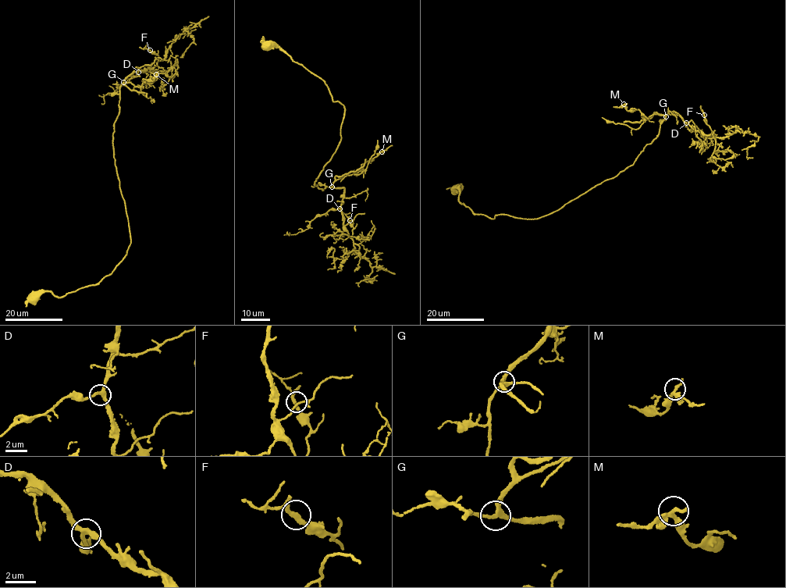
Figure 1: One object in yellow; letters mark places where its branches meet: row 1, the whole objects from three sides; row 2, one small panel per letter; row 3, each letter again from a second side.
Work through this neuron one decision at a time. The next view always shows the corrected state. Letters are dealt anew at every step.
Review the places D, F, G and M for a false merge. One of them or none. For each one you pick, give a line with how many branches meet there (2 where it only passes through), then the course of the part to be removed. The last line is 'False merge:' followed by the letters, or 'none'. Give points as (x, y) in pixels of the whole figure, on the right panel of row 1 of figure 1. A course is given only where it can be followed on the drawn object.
False merge: none

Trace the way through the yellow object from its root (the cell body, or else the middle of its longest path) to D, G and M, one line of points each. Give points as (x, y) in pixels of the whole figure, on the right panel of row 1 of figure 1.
D: (457, 189), (460, 202), (475, 214), (537, 219), (631, 165), (656, 137), (667, 112), (676, 112), (686, 122)
G: (457, 189), (460, 202), (475, 214), (537, 219), (631, 165), (656, 137), (665, 116)
M: (457, 189), (475, 214), (531, 219), (552, 213), (624, 171), (656, 137), (666, 116), (645, 119), (624, 104)

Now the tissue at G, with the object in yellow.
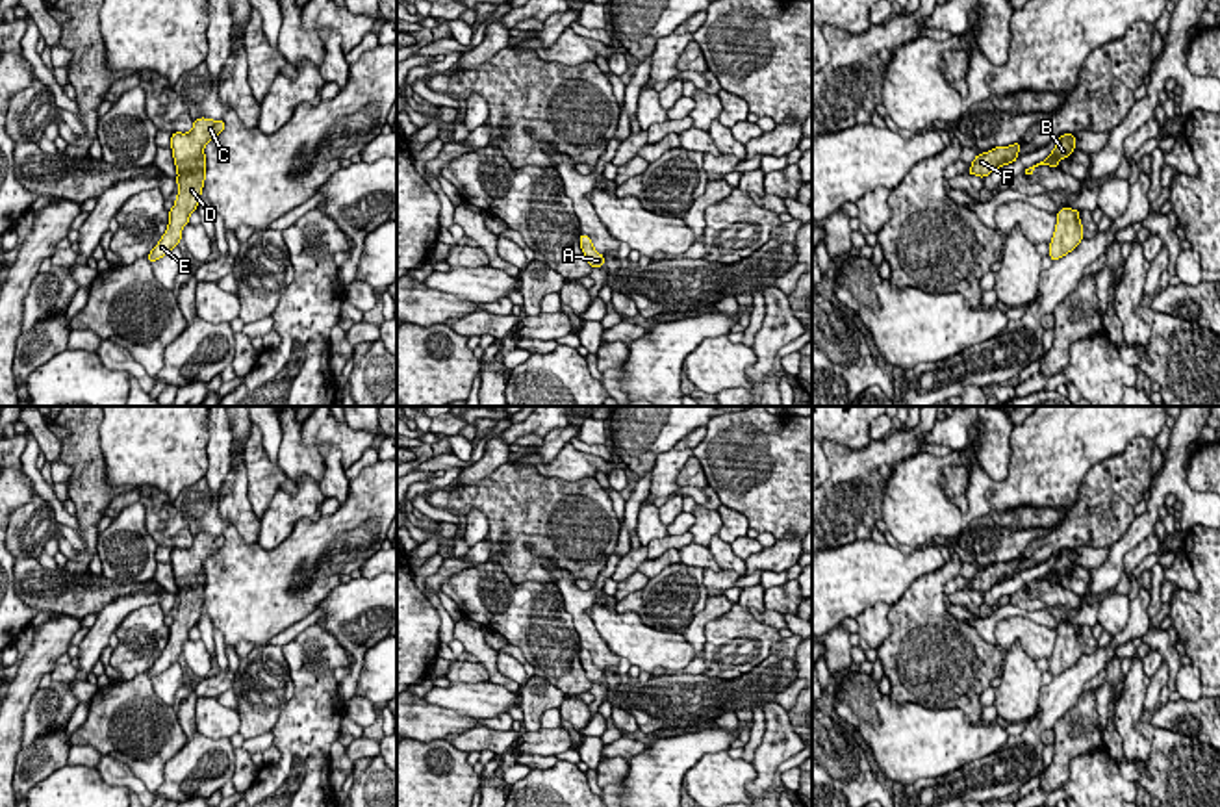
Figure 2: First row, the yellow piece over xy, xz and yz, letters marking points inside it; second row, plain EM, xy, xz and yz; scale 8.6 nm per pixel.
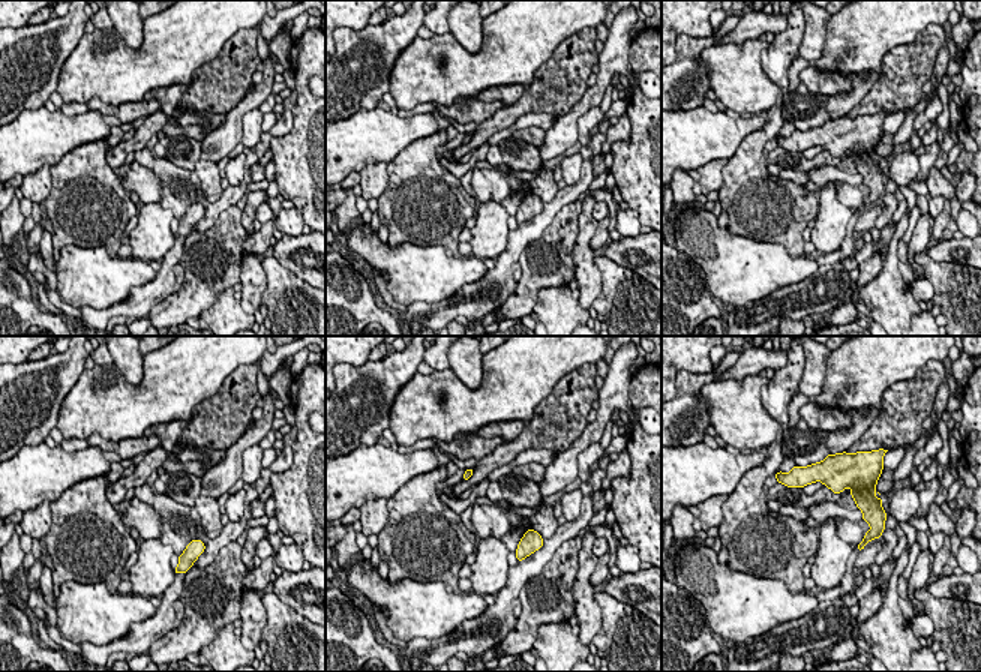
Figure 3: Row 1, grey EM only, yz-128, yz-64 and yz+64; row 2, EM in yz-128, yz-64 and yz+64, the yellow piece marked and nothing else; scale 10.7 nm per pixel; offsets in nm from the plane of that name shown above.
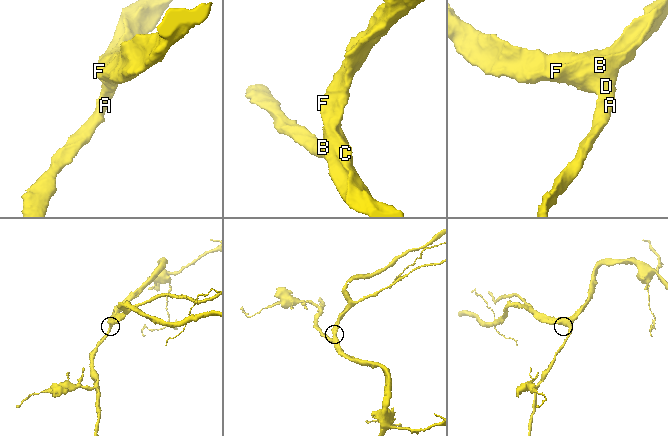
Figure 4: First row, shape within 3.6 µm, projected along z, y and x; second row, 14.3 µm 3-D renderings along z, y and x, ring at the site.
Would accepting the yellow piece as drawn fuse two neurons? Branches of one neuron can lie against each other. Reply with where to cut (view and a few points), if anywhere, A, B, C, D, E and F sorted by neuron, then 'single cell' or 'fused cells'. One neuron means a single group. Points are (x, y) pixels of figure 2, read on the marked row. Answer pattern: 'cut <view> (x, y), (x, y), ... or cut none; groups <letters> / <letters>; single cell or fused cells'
cut none; groups A B C D E F; single cell

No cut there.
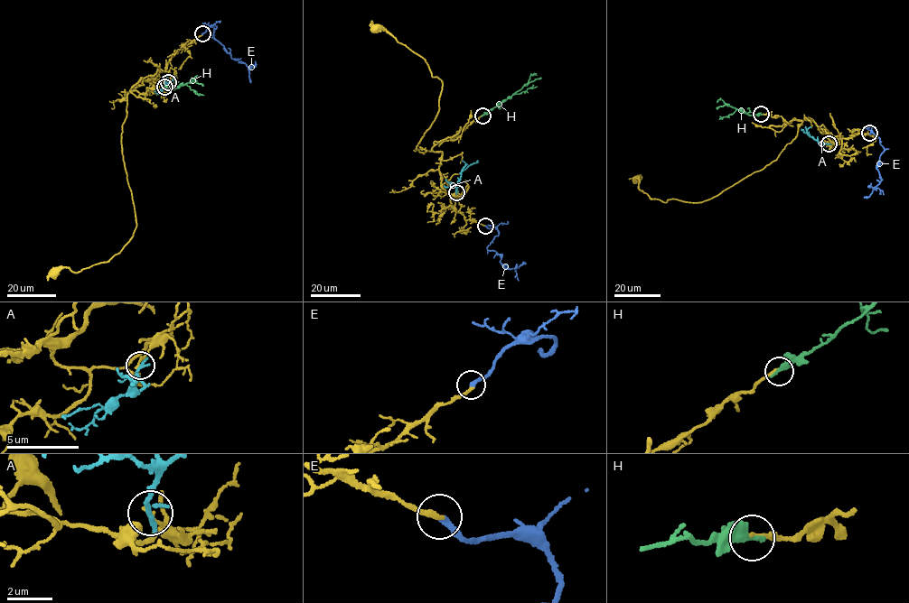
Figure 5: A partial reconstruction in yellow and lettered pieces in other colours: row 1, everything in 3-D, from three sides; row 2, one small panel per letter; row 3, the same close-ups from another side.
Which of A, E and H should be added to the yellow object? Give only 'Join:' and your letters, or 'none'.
Join: E

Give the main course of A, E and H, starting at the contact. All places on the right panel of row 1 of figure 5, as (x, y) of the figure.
A: (829, 143), (819, 143), (801, 130)
E: (869, 133), (872, 131), (879, 138), (884, 149), (876, 168), (881, 180), (871, 193), (864, 198)
H: (761, 114), (749, 115), (726, 105), (716, 109)

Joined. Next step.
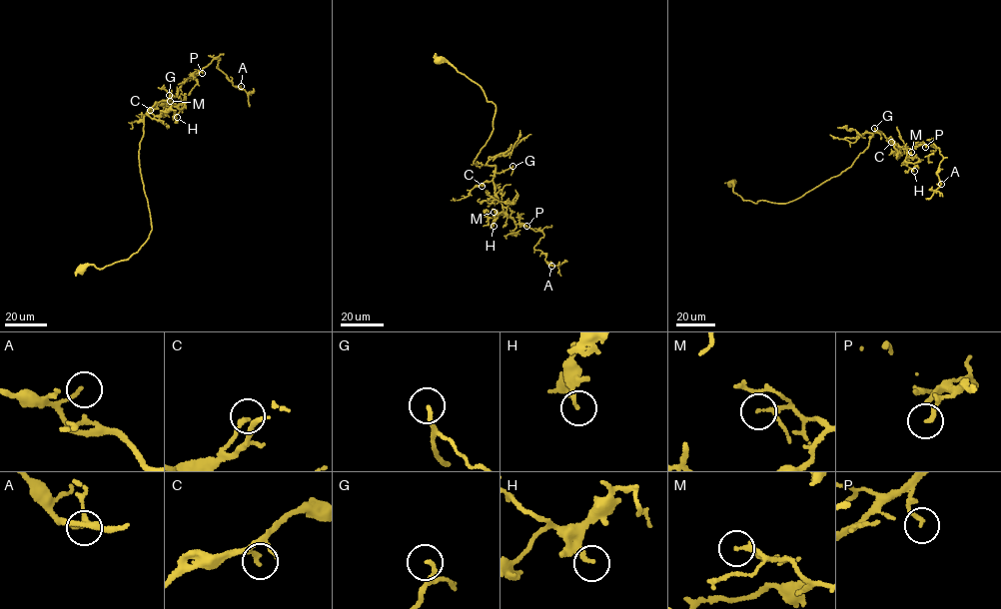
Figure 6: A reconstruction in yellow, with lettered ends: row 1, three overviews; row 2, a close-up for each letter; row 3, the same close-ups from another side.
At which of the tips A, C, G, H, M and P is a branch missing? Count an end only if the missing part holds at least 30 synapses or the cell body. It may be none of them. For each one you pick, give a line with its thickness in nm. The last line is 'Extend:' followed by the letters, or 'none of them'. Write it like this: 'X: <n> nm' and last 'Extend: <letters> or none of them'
G: 160 nm
Extend: G

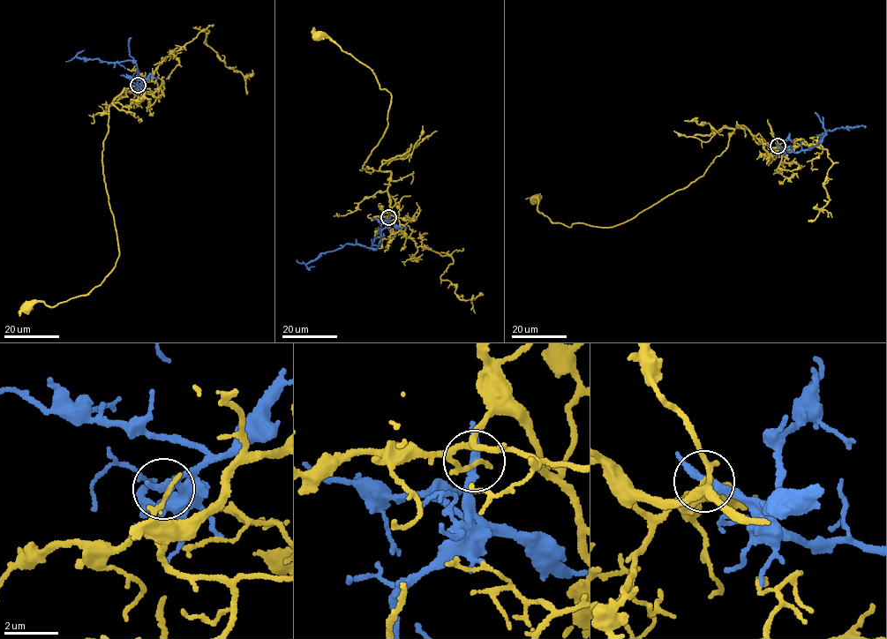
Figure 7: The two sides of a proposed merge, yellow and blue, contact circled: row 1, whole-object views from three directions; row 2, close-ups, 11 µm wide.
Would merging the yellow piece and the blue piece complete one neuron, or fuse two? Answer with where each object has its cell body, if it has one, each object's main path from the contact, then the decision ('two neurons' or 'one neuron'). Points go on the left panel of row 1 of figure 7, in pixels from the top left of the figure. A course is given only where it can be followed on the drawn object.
soma yellow (26, 307); soma blue none; course yellow (138, 85), (137, 92), (124, 88), (109, 107), (103, 144), (119, 255), (115, 266), (86, 295), (26, 308); course blue (138, 85), (136, 86), (139, 71), (131, 60), (86, 60), (76, 56), (84, 49); two neurons

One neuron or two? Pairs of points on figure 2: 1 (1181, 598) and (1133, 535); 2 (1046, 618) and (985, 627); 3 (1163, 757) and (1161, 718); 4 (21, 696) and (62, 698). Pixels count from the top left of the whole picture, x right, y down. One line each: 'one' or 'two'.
1: two
2: one
3: two
4: two

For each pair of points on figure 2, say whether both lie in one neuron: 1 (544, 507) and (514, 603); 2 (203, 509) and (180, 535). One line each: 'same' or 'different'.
1: different
2: different

